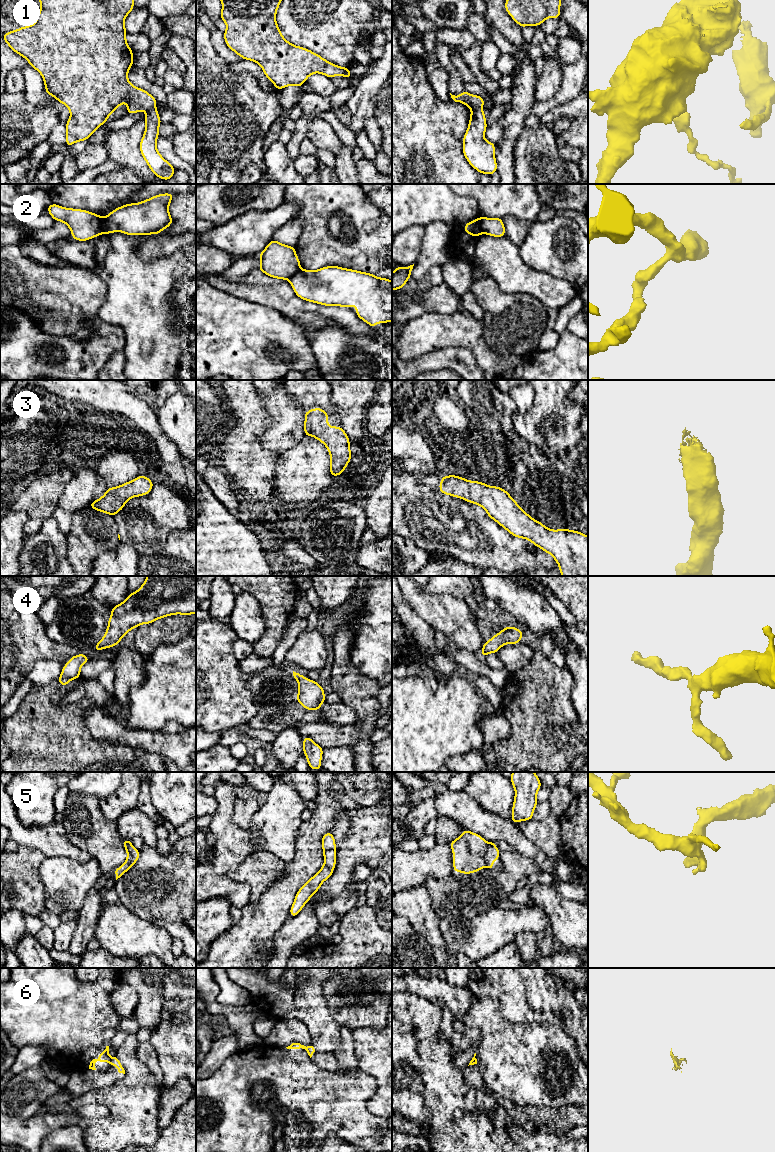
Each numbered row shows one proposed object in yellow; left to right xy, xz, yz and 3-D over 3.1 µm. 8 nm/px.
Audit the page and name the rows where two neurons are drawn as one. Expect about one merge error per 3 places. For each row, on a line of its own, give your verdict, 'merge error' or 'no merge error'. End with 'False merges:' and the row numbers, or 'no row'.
1: merge error
2: merge error
3: no merge error
4: no merge error
5: merge error
6: merge error
False merges: 1, 2, 5, 6

